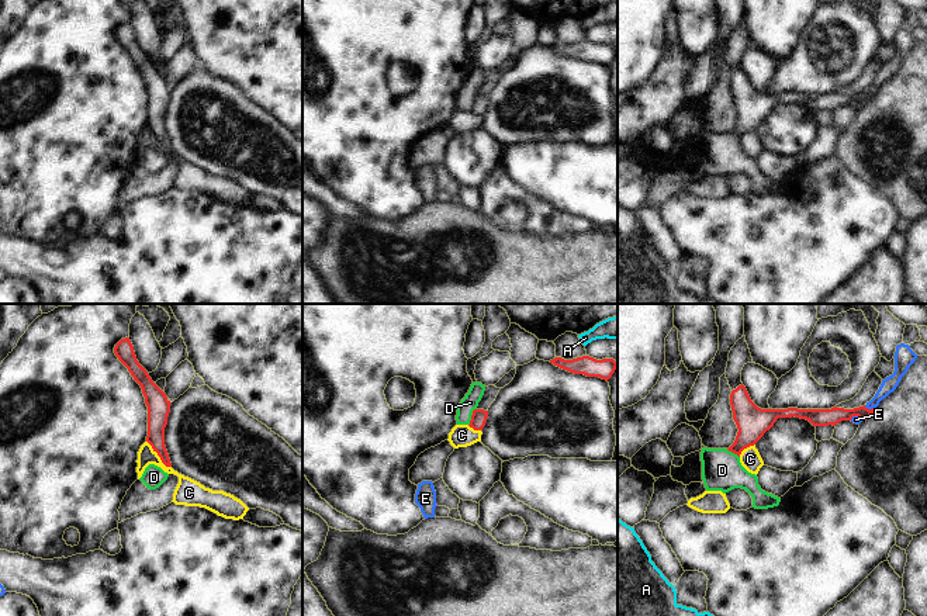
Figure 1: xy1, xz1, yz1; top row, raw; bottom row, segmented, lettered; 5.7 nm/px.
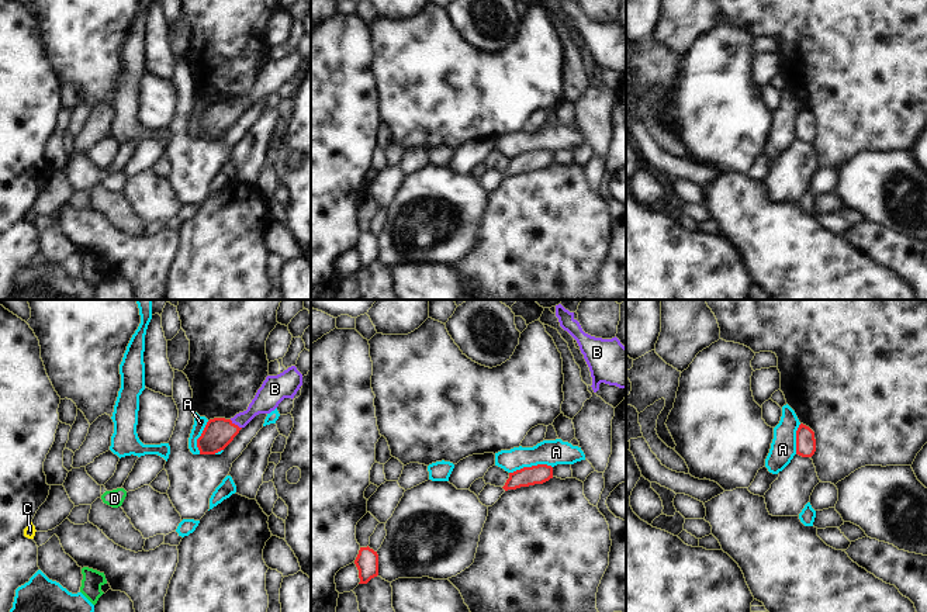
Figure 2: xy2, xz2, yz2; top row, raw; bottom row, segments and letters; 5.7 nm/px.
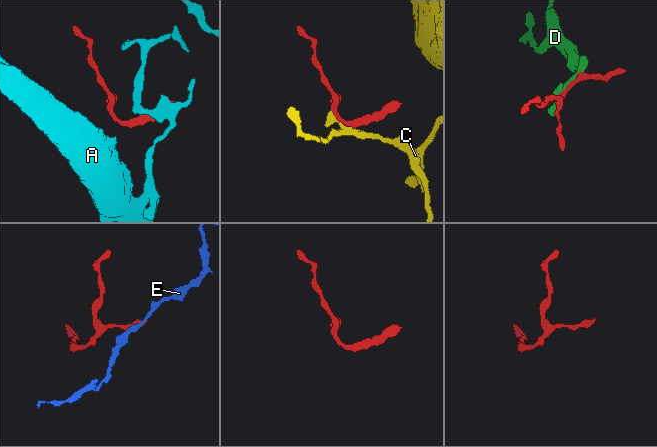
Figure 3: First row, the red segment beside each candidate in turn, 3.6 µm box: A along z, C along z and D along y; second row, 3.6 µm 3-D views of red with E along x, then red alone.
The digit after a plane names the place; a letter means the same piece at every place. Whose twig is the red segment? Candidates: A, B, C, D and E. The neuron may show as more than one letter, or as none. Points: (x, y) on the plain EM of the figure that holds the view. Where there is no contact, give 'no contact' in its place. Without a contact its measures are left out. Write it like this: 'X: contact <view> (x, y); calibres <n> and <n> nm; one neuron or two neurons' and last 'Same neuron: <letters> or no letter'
A: contact xz2 (532, 151); calibres 110 and 140 nm; two neurons
B: contact xy2 (234, 109); calibres 170 and 140 nm; one neuron
C: contact xy1 (158, 139); calibres 130 and 120 nm; two neurons
D: contact xz1 (471, 101); calibres 90 and 90 nm; two neurons
E: contact yz1 (870, 94); calibres 100 and 90 nm; two neurons
Same neuron: B

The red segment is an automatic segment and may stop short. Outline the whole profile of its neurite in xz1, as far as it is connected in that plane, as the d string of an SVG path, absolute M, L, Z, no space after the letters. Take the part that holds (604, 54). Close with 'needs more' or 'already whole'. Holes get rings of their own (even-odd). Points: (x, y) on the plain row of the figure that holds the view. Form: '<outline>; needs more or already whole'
M589 41L577 42L573 45L564 45L561 42L556 42L550 45L550 48L574 59L584 59L587 62L599 62L606 66L612 62L612 59L618 53L618 48L613 44L596 45Z; already whole

